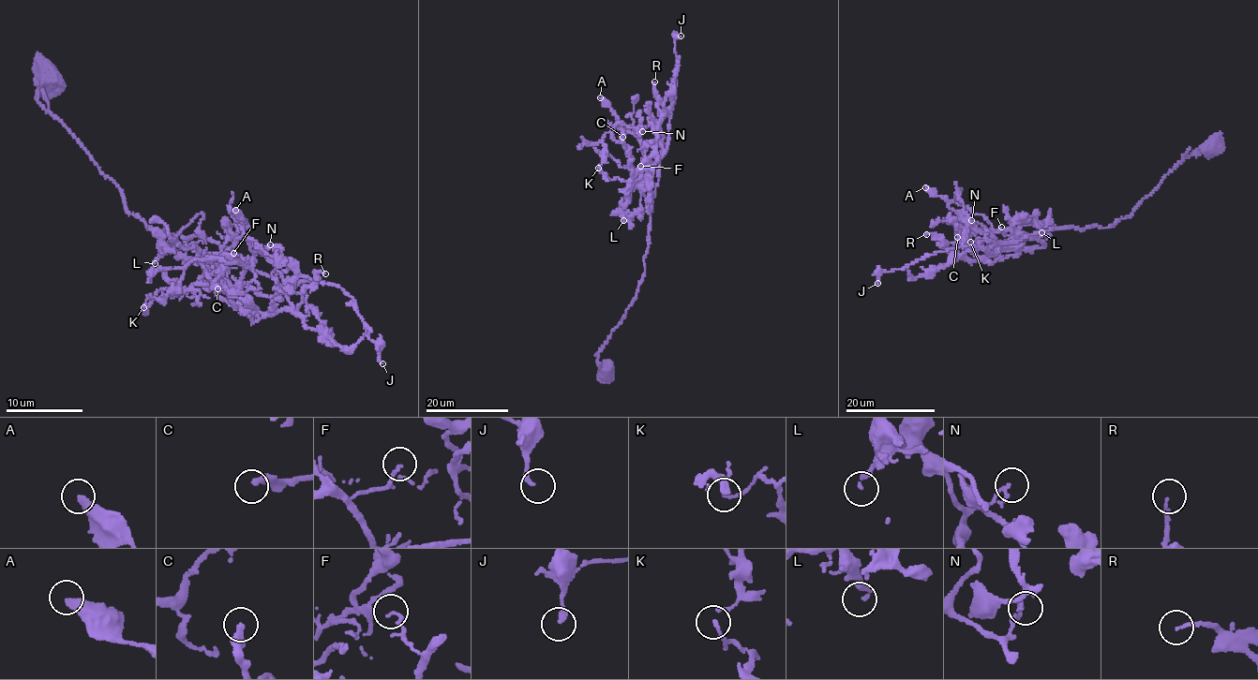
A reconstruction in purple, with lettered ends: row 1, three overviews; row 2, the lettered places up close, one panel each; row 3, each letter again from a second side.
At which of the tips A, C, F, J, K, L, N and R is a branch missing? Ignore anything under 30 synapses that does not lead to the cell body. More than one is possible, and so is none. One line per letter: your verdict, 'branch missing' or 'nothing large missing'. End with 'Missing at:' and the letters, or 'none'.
A: nothing large missing
C: nothing large missing
F: nothing large missing
J: nothing large missing
K: nothing large missing
L: nothing large missing
N: nothing large missing
R: nothing large missing
Missing at: none

